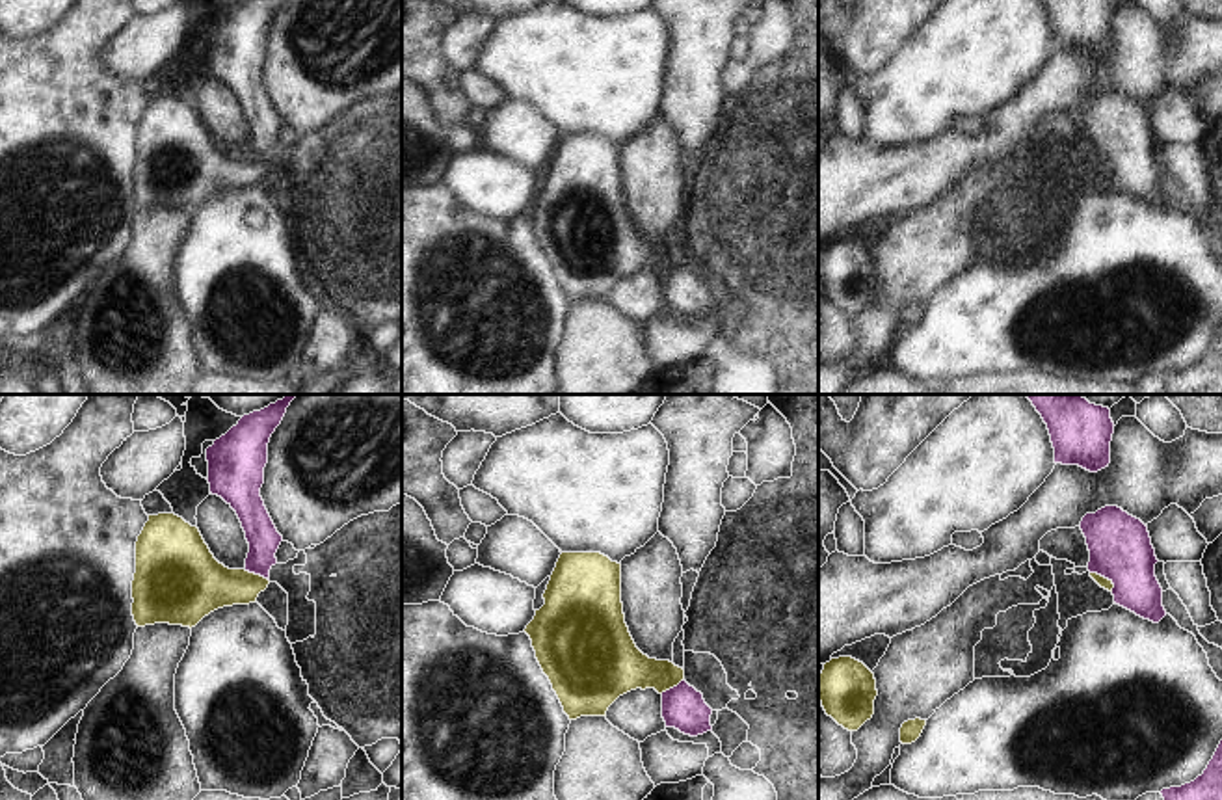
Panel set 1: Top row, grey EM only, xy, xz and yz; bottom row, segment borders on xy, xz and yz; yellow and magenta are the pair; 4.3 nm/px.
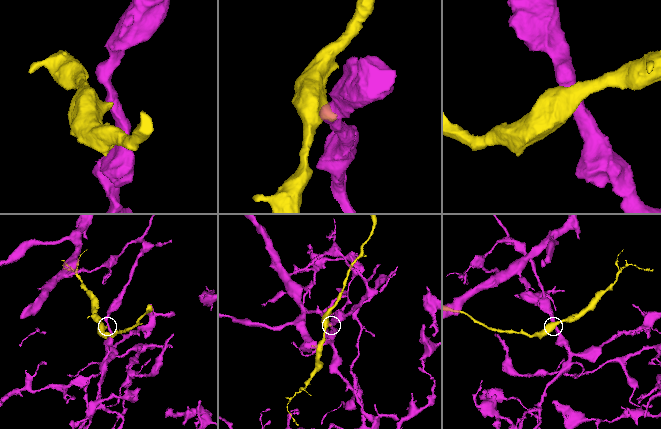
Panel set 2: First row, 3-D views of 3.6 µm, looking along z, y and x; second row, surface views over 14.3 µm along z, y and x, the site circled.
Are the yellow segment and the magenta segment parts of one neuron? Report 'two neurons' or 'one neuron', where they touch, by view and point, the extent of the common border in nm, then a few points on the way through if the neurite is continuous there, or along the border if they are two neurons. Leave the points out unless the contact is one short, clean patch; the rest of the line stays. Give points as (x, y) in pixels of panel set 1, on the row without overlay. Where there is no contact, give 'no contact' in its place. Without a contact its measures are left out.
two neurons | yz (1103, 160) | 130 nm | along yz (1090, 155), (1105, 160), (1113, 173)

